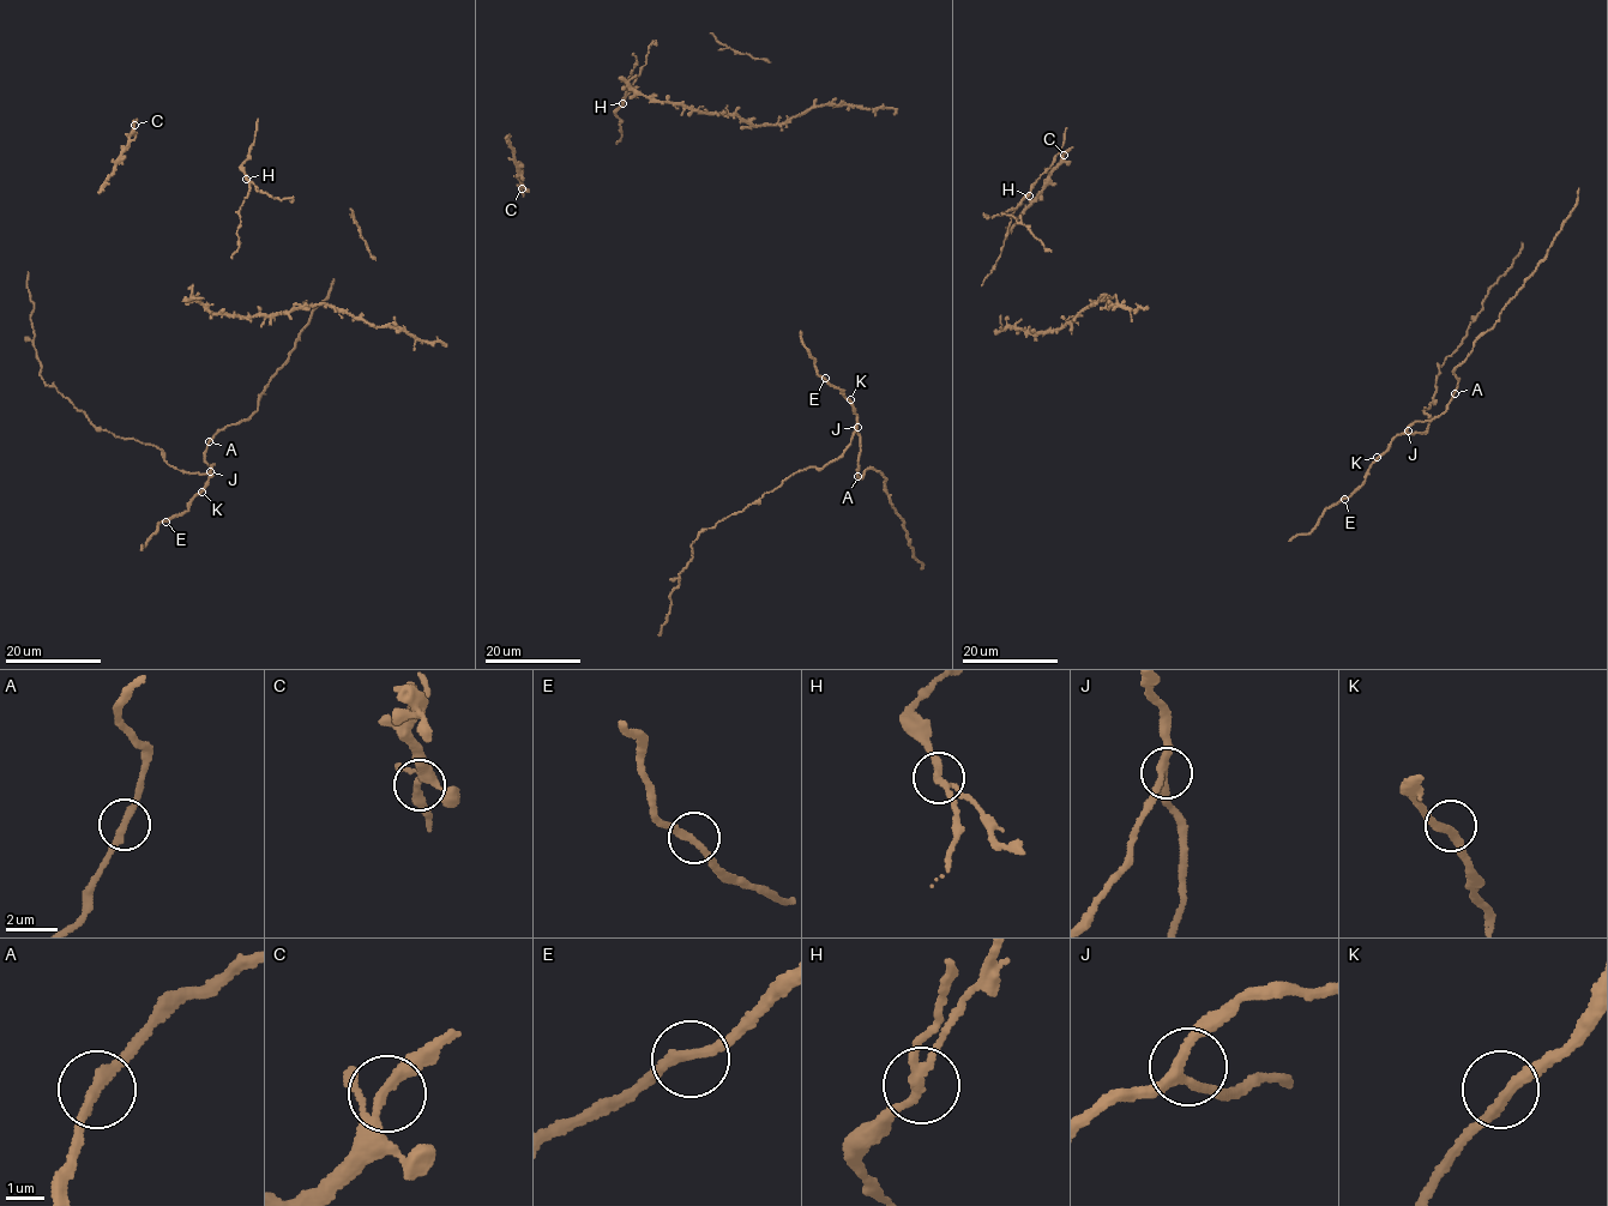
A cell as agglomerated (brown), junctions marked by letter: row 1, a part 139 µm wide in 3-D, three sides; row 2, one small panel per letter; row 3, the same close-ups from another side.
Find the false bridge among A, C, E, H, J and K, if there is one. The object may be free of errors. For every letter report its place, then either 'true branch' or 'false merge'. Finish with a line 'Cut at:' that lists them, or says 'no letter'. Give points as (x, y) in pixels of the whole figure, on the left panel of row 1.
A: place (209, 441); true branch
C: place (134, 125); true branch
E: place (166, 522); true branch
H: place (246, 179); false merge
J: place (210, 471); true branch
K: place (202, 492); true branch
Cut at: H

